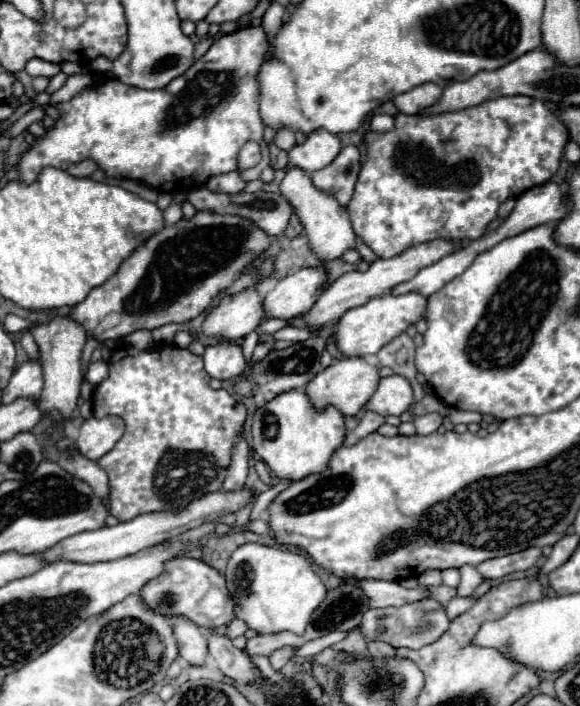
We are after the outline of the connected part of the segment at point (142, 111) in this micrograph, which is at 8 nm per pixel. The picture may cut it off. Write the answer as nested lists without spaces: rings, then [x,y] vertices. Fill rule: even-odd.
[[[245,26],[245,28],[239,28],[237,32],[233,34],[223,34],[217,42],[213,42],[213,46],[205,52],[203,58],[199,58],[193,66],[191,66],[191,76],[179,76],[177,80],[171,80],[165,88],[159,88],[159,90],[141,90],[141,88],[133,88],[133,86],[127,86],[127,84],[121,84],[121,80],[113,78],[109,82],[103,82],[99,86],[91,86],[87,90],[83,90],[81,94],[77,94],[75,98],[71,98],[69,102],[61,102],[57,104],[57,110],[61,112],[61,120],[57,120],[57,126],[47,130],[47,136],[37,140],[19,160],[19,180],[23,182],[33,182],[37,178],[37,174],[47,168],[47,166],[53,166],[53,168],[61,168],[65,170],[69,164],[75,164],[75,162],[81,162],[85,158],[93,158],[97,162],[97,166],[101,170],[105,170],[109,176],[115,176],[115,178],[133,178],[133,180],[141,180],[153,188],[157,188],[159,192],[187,192],[187,190],[195,190],[199,186],[205,186],[207,180],[211,176],[219,176],[219,174],[227,174],[227,172],[239,172],[241,178],[245,182],[251,182],[251,180],[259,180],[261,178],[261,172],[269,166],[269,146],[267,142],[263,140],[263,120],[259,116],[259,82],[257,82],[257,72],[261,68],[261,64],[265,62],[265,52],[267,52],[269,44],[267,44],[267,36],[263,32],[261,26]],[[247,140],[255,140],[261,144],[261,152],[263,152],[263,160],[255,166],[255,168],[249,168],[249,170],[239,170],[237,168],[237,154],[241,150],[241,146],[247,142]]]

